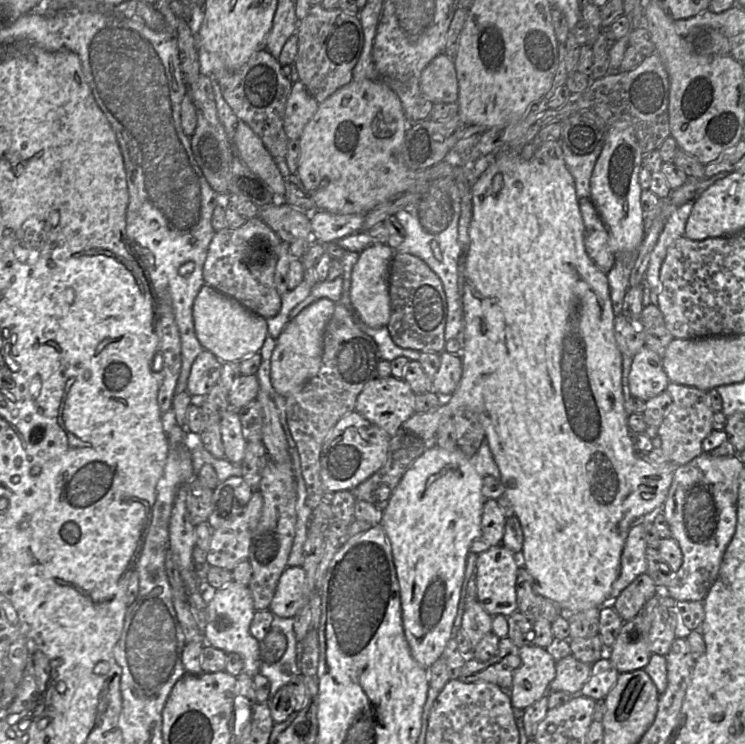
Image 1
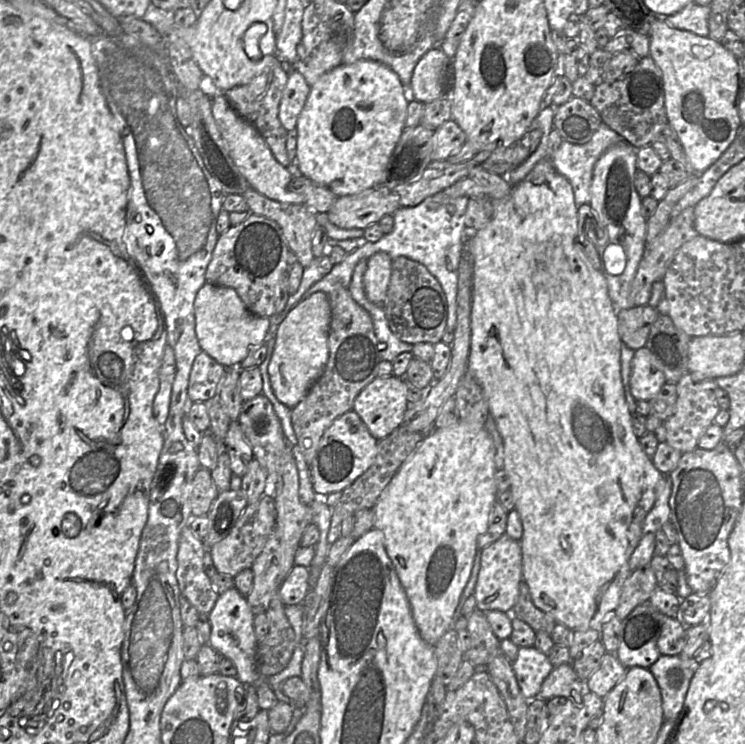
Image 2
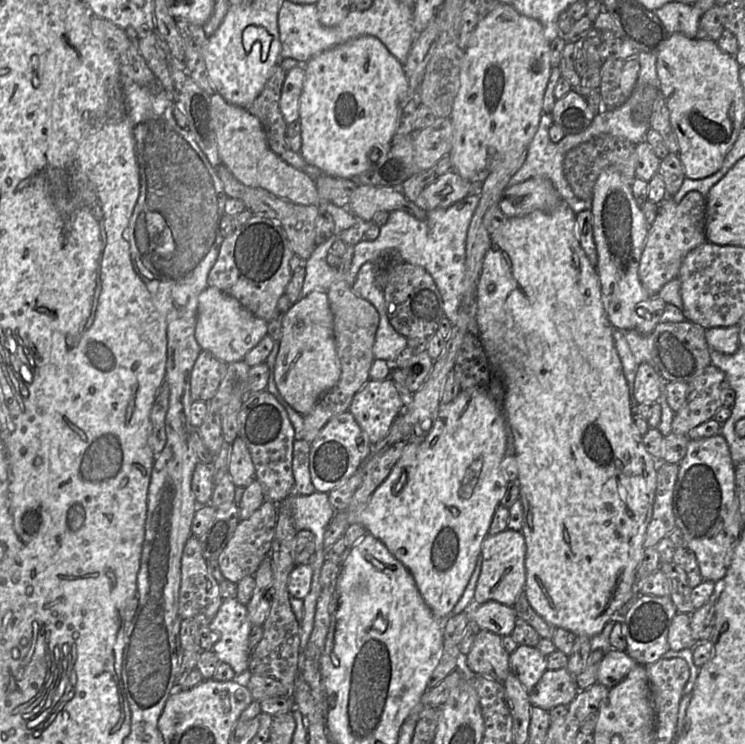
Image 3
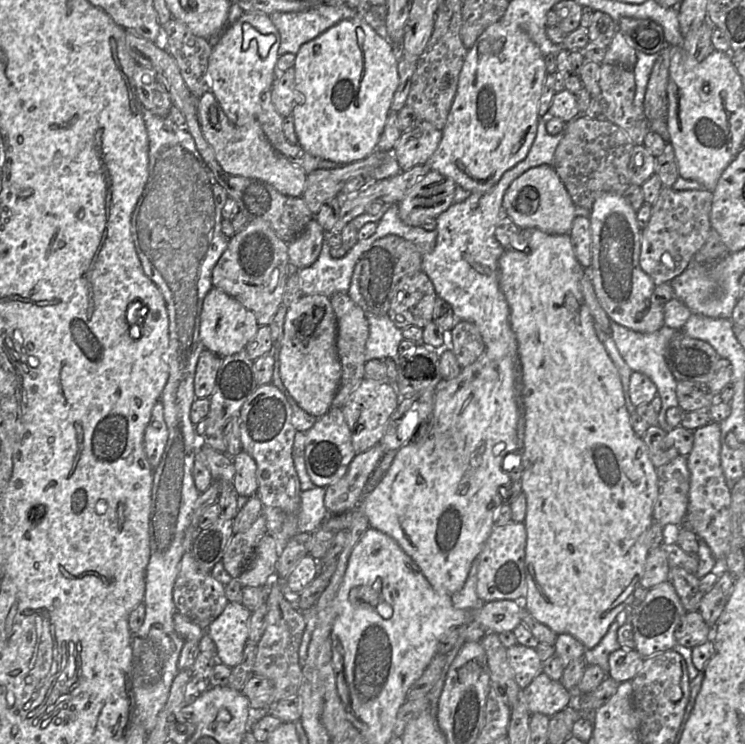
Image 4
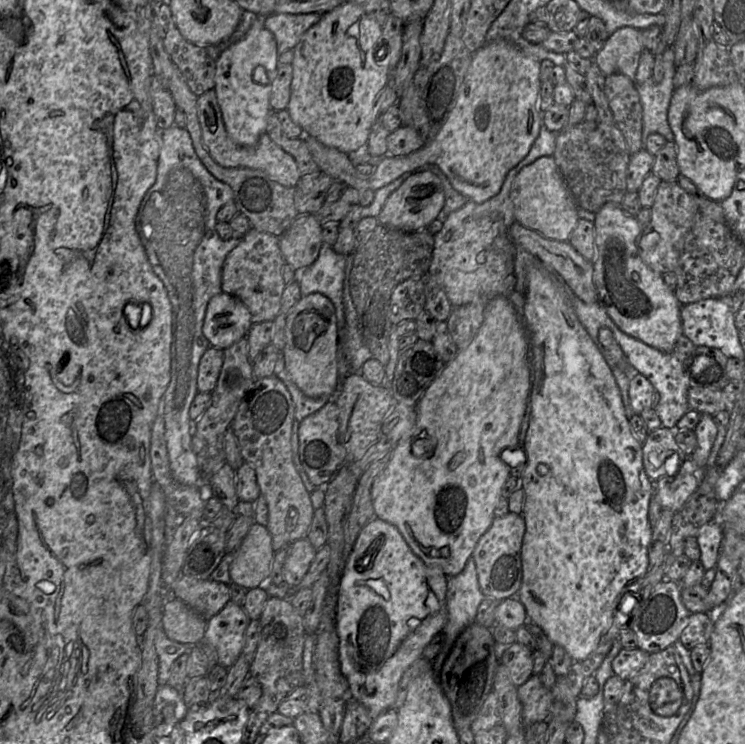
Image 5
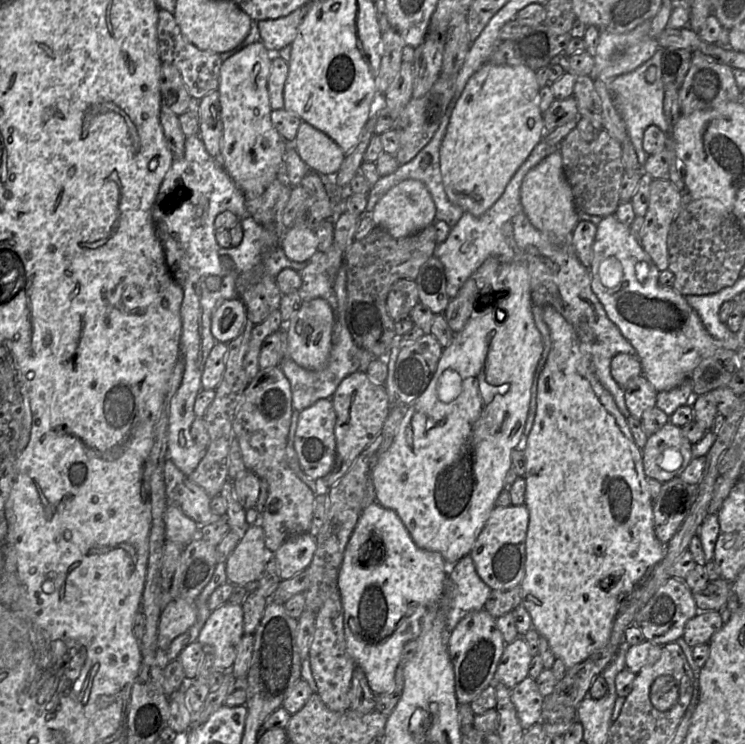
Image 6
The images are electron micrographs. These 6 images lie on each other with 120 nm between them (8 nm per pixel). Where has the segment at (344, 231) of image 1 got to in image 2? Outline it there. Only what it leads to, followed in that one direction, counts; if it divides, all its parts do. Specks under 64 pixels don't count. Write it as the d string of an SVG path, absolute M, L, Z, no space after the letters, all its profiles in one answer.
M386 187L338 197L327 212L331 223L343 229L366 229L401 208L399 196Z

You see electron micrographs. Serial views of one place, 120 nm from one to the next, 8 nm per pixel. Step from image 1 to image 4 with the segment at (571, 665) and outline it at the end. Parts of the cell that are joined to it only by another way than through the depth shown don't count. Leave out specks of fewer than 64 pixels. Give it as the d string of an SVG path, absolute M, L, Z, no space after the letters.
M544 672L522 690L522 696L531 714L542 713L548 717L574 703L562 683L550 679Z

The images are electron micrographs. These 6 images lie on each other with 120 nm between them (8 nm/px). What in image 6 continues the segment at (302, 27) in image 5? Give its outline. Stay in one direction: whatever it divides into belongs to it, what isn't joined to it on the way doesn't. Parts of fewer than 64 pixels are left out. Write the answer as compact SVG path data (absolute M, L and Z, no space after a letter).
M305 4L285 17L258 21L260 41L265 48L273 54L278 54L282 48L291 45L308 11L309 4Z

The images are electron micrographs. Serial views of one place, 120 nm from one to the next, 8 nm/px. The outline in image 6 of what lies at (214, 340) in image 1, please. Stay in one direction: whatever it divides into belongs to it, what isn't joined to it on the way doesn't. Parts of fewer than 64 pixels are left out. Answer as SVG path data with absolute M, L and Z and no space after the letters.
M230 299L219 304L211 317L211 333L216 342L228 344L241 332L246 322L246 309L239 299Z

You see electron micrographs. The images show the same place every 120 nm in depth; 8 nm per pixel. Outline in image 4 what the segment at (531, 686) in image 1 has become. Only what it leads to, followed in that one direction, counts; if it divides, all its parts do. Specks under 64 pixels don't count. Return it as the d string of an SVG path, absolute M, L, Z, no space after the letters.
M519 643L507 649L509 664L515 680L521 690L524 690L541 673L544 663L540 660L534 648Z

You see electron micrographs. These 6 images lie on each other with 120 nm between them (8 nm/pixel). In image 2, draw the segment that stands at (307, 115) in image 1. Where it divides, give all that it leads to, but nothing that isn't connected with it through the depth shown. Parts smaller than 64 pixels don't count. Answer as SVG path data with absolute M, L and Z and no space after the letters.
M295 70L289 76L279 106L279 120L287 130L296 128L298 117L310 93L303 75Z

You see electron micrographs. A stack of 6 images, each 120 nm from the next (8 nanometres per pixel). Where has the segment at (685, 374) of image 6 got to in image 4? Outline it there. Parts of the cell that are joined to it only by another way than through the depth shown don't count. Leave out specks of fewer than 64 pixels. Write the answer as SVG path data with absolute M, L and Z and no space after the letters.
M603 193L590 214L592 264L585 269L609 319L640 333L653 333L664 326L664 307L653 301L655 284L640 266L641 233L635 211L624 195Z

